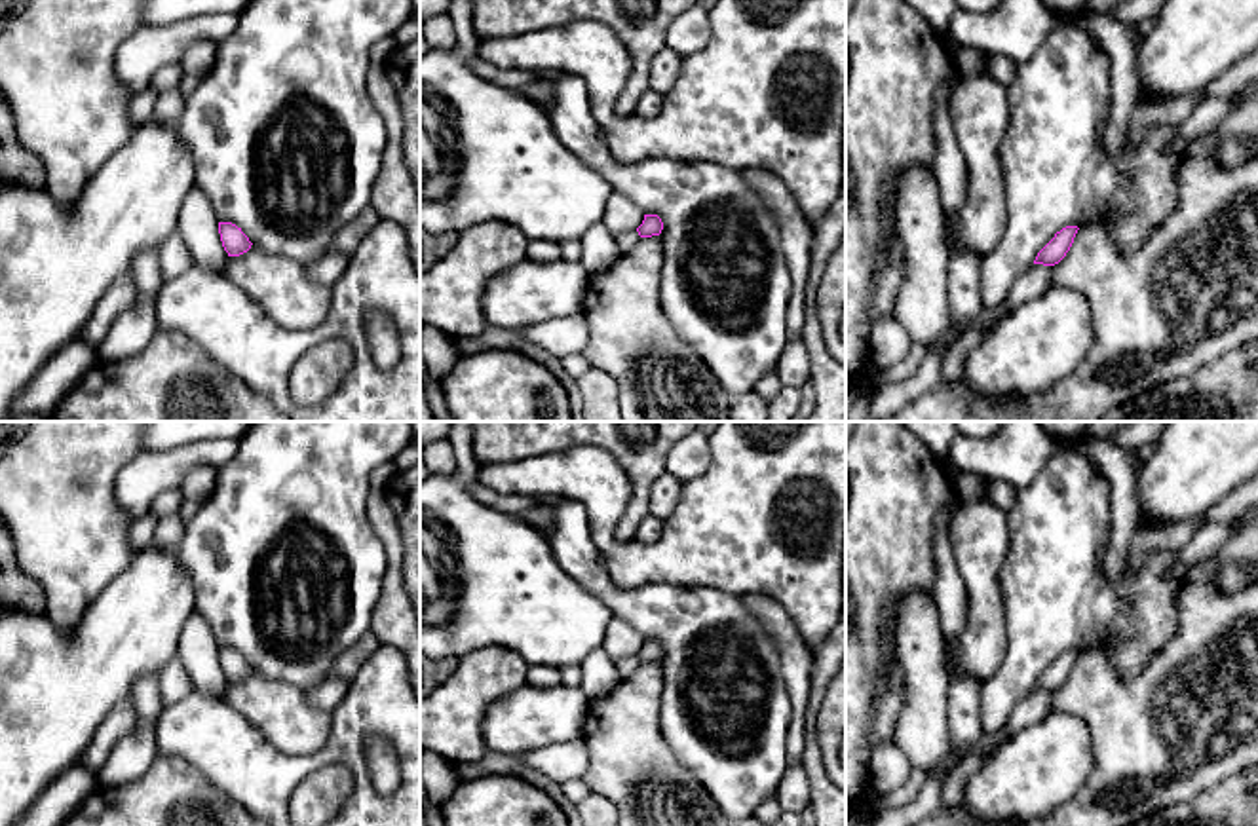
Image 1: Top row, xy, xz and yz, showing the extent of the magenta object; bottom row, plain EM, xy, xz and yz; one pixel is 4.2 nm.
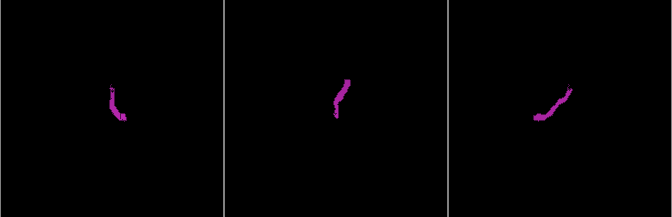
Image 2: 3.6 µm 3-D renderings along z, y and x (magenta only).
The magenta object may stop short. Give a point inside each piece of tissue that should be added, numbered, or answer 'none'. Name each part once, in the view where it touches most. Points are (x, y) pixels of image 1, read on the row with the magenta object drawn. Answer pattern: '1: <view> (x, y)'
none

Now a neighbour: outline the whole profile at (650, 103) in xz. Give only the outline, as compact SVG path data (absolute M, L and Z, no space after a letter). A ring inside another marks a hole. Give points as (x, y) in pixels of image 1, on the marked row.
M648 89L637 103L635 114L640 118L656 118L661 112L665 95Z

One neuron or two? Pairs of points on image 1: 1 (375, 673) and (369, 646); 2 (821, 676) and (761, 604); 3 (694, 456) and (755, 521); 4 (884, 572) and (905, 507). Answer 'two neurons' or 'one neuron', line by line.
1: two neurons
2: two neurons
3: two neurons
4: one neuron

